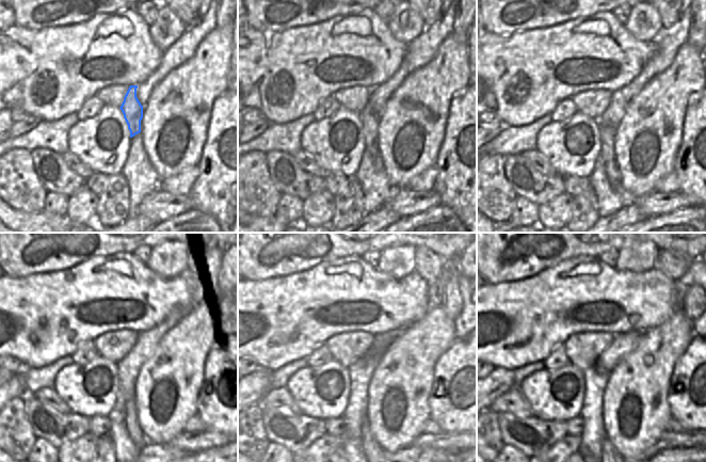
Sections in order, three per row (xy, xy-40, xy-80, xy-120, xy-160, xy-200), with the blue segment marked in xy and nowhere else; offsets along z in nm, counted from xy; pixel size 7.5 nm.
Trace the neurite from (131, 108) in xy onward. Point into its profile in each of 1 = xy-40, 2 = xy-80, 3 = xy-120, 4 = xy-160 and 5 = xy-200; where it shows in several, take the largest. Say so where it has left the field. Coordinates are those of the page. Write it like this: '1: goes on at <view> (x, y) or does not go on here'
1: goes on at xy-40 (370, 121)
2: goes on at xy-80 (607, 133)
3: goes on at xy-120 (133, 429)
4: goes on at xy-160 (371, 449)
5: goes on at xy-200 (608, 449)

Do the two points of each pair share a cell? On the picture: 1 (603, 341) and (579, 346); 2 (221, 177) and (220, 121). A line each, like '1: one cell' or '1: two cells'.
1: one cell
2: one cell

